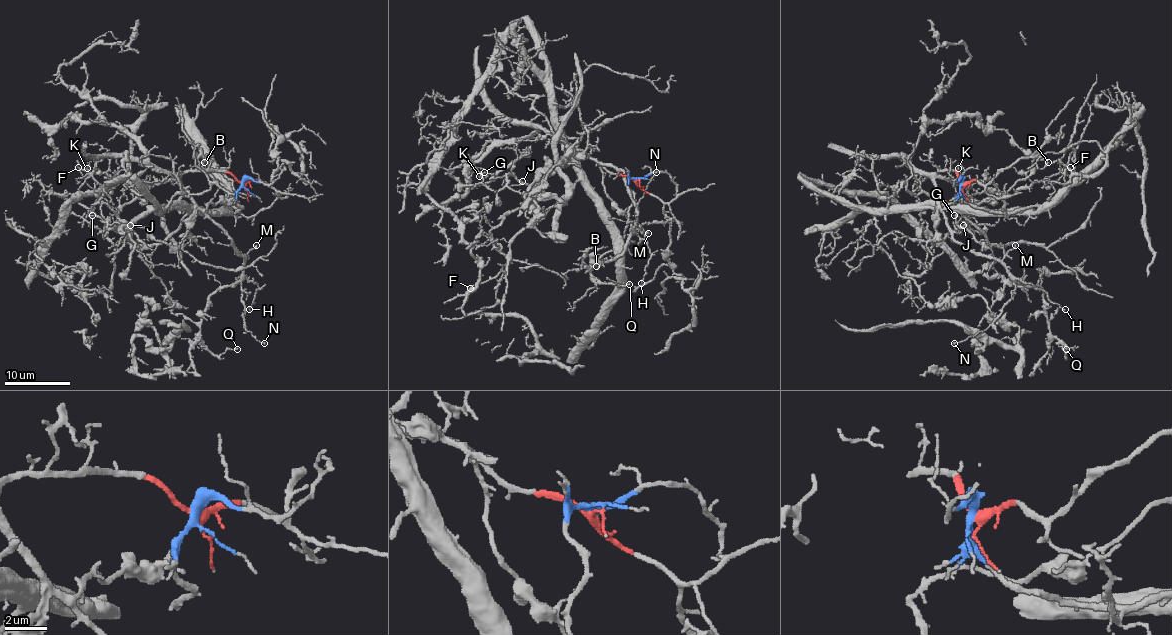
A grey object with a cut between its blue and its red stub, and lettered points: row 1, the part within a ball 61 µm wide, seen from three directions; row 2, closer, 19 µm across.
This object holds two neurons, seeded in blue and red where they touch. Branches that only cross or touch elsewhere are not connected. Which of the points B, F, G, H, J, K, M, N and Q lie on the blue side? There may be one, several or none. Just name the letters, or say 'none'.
none

